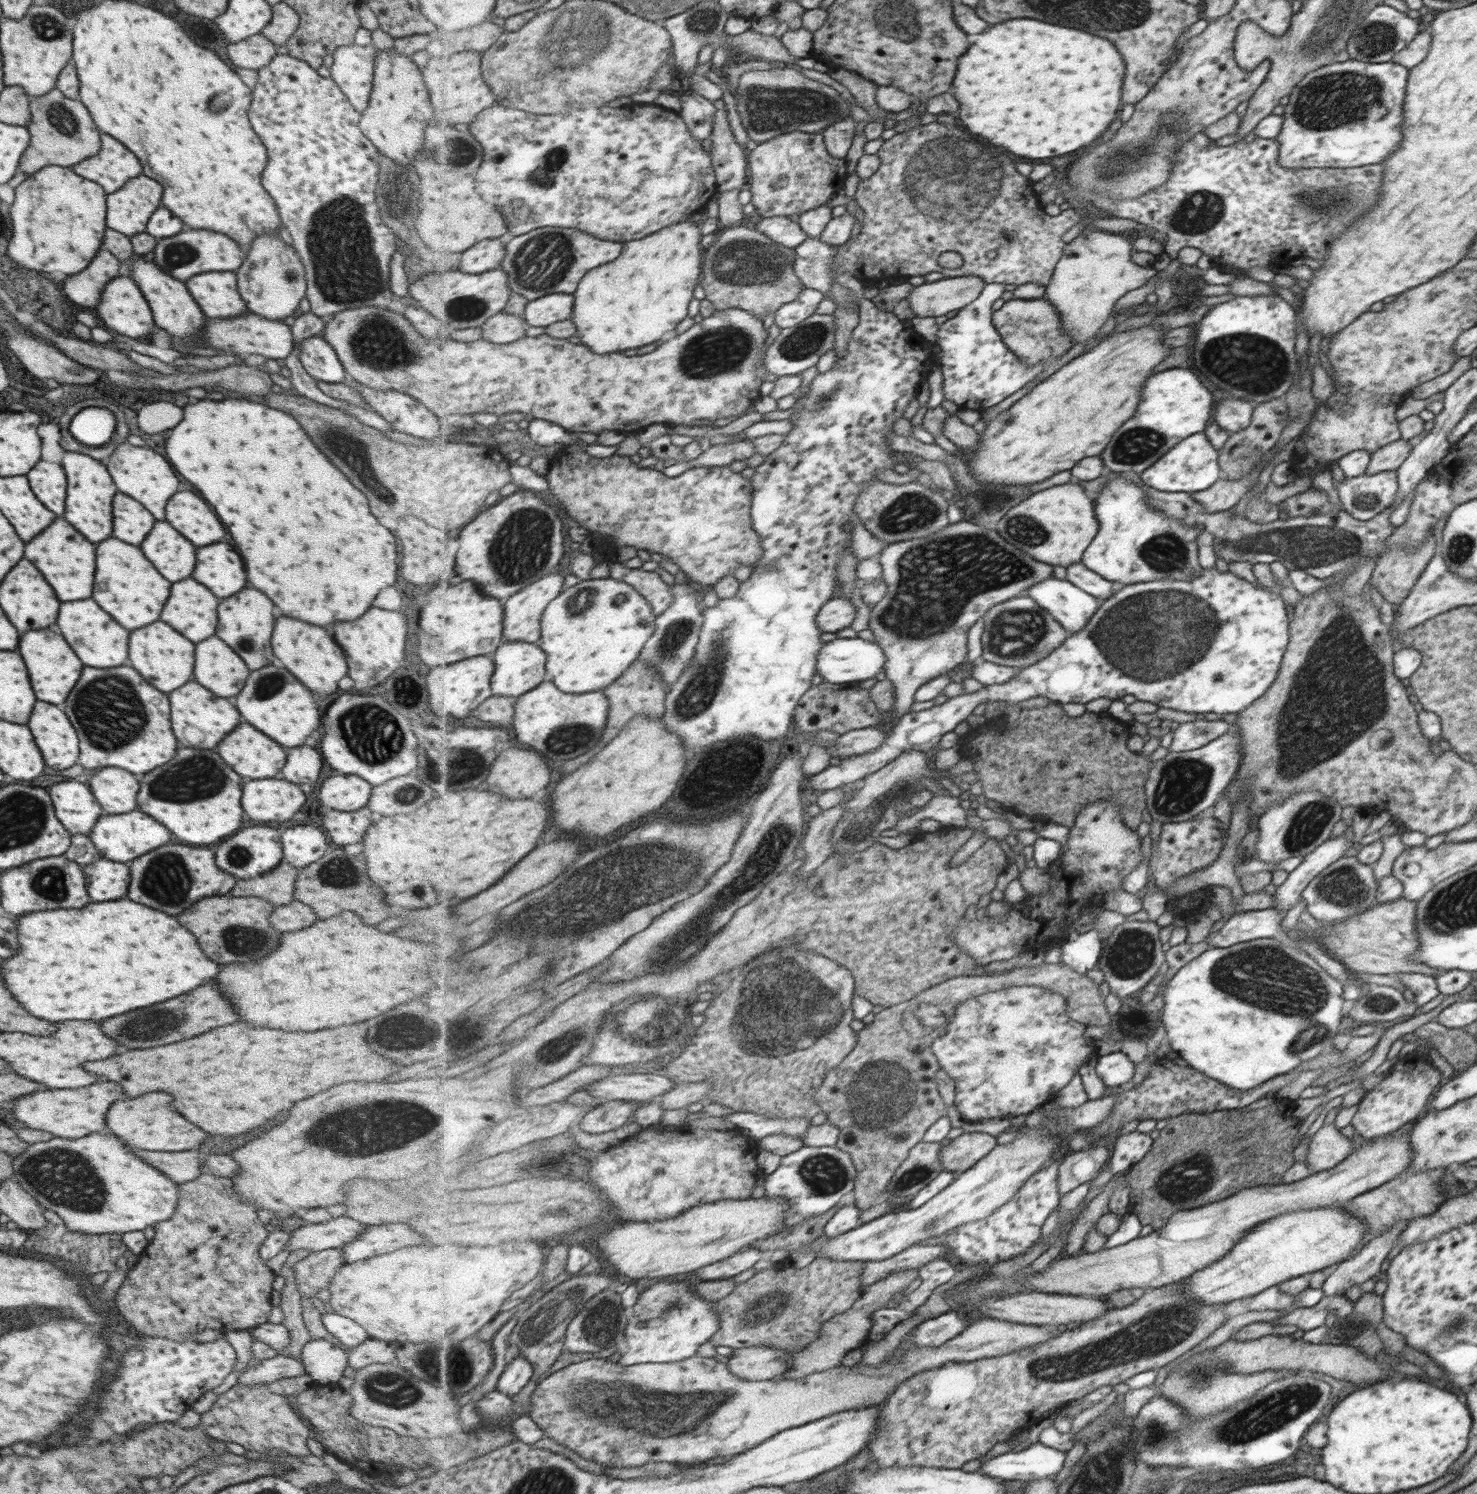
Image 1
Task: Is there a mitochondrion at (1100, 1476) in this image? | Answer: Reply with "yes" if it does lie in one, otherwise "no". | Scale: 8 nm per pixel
yes

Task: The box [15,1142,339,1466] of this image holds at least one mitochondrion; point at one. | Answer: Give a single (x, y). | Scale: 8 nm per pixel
(65, 1177)

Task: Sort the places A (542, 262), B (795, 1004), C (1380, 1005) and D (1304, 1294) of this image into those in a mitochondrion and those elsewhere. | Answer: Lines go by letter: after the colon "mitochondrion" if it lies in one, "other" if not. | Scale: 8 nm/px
A: mitochondrion
B: mitochondrion
C: mitochondrion
D: other

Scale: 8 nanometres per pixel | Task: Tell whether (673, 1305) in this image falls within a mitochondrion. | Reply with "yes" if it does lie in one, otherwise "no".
yes

